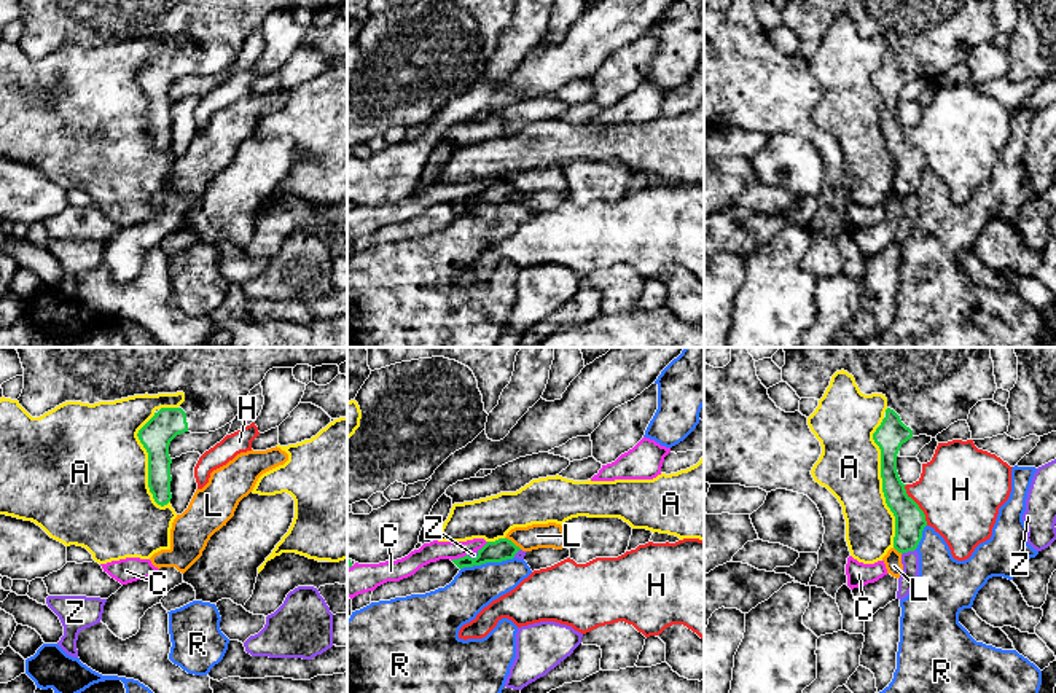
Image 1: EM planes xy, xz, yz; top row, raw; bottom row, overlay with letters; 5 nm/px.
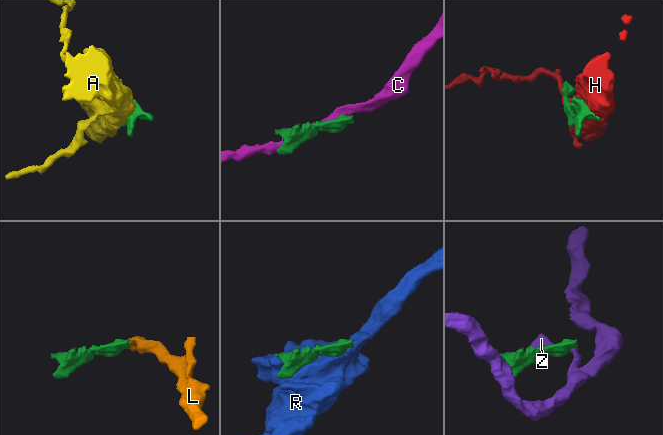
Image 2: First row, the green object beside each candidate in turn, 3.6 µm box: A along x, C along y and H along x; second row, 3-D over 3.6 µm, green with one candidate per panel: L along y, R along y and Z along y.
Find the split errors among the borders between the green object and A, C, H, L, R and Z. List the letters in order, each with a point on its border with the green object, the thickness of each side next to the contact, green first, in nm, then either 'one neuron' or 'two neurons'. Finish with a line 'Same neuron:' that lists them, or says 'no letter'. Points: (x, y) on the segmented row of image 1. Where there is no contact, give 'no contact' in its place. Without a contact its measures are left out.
A: meets green in yz at (883, 483); 160 nm thick on the green side, 320 nm on the other; two neurons
C: meets green in xz at (459, 558); 110 nm thick on the green side, 100 nm on the other; two neurons
H: meets green in yz at (918, 505); 160 nm thick on the green side, 420 nm on the other; two neurons
L: meets green in xz at (512, 542); 110 nm thick on the green side, 130 nm on the other; two neurons
R: meets green in xz at (486, 561); 110 nm thick on the green side, 220 nm on the other; two neurons
Z: meets green in yz at (908, 550); 160 nm thick on the green side, 90 nm on the other; two neurons
Same neuron: no letter

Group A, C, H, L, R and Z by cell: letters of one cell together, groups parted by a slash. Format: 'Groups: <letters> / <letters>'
Groups: A / C / H / L / R / Z

